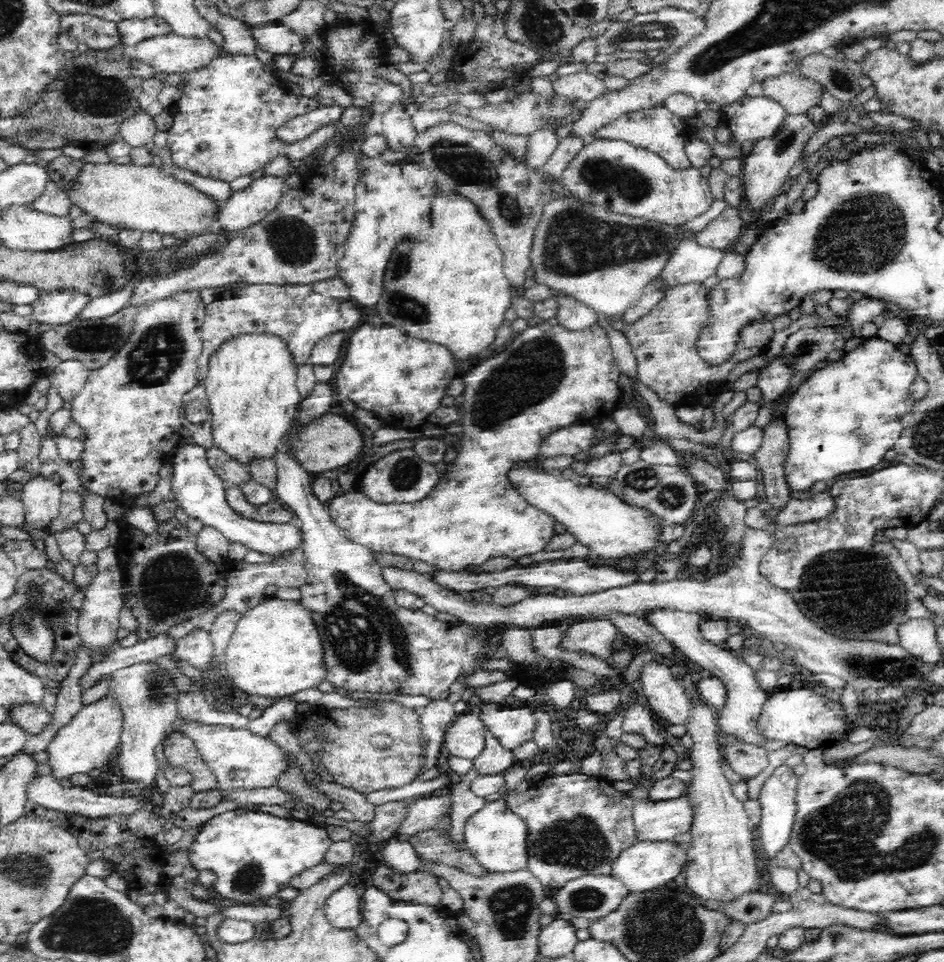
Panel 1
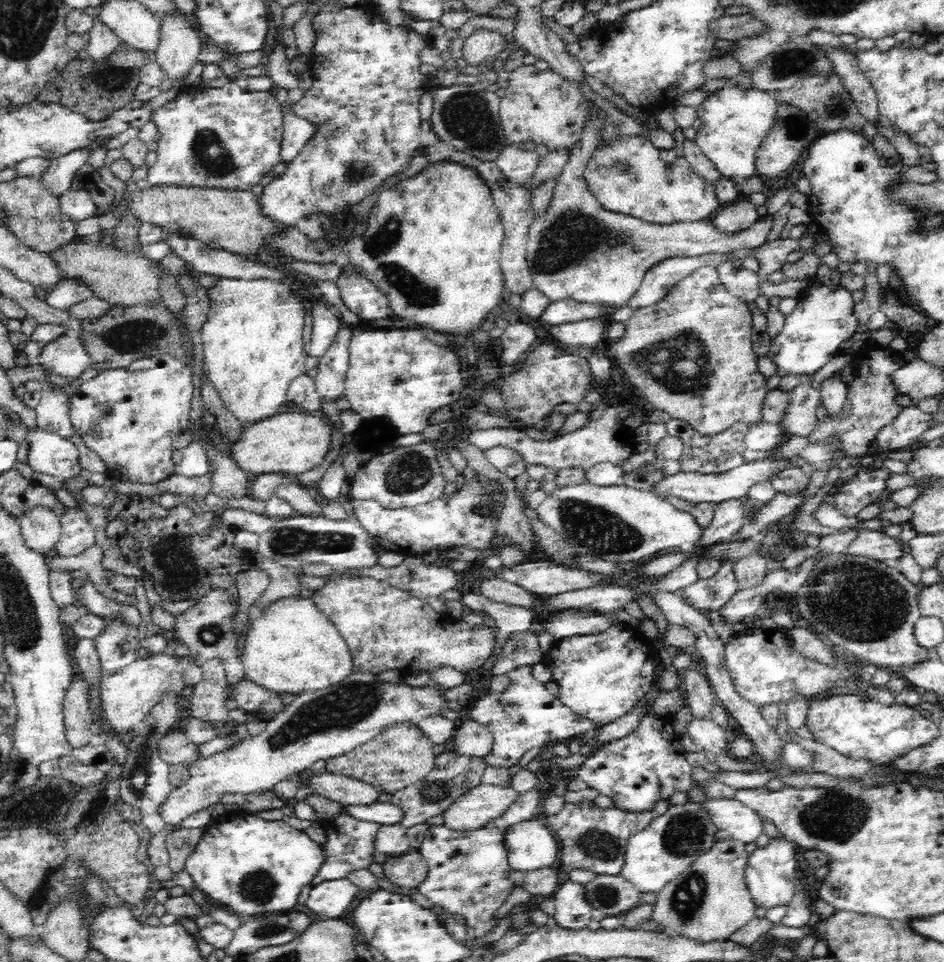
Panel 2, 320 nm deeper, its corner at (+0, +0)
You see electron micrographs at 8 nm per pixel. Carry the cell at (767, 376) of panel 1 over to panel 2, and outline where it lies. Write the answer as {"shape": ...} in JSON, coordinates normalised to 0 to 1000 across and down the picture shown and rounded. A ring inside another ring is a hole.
{"shape":[[[873,294],[867,301],[854,301],[845,310],[844,318],[835,328],[826,346],[818,352],[813,371],[820,377],[824,391],[861,390],[888,368],[890,358],[898,353],[908,341],[904,325],[906,314],[901,304],[888,296],[883,301]]]}

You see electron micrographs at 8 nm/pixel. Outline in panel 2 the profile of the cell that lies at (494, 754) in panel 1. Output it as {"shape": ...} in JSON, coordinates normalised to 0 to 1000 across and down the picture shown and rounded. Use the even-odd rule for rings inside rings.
{"shape":[[[508,814],[502,819],[496,820],[496,823],[483,828],[470,844],[466,845],[468,848],[468,858],[472,861],[489,865],[499,864],[503,861],[508,861],[514,858],[519,851],[530,848],[537,838],[548,828],[549,823],[536,816]]]}

